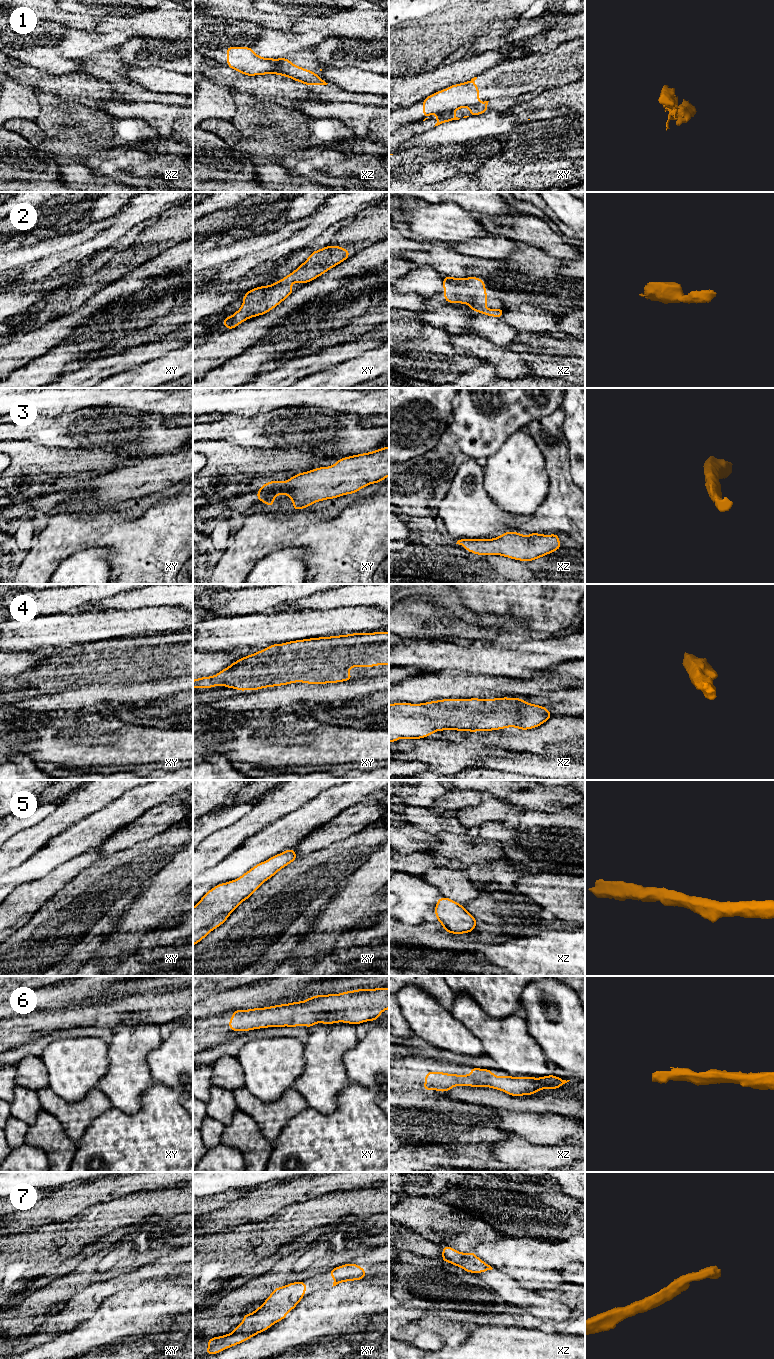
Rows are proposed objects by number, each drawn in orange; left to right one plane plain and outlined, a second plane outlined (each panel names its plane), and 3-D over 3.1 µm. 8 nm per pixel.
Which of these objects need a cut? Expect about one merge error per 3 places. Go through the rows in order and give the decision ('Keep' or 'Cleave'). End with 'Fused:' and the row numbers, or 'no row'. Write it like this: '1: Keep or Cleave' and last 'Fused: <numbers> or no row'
1: Cleave
2: Keep
3: Keep
4: Keep
5: Keep
6: Keep
7: Keep
Fused: 1

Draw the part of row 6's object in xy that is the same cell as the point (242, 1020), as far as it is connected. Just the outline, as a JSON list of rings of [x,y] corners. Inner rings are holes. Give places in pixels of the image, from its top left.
[[[389,988],[358,989],[340,994],[315,995],[305,1001],[289,1004],[274,1005],[249,1010],[234,1010],[229,1020],[230,1031],[250,1031],[269,1027],[297,1027],[305,1025],[307,1028],[316,1023],[334,1024],[338,1022],[358,1025],[366,1021],[375,1021],[380,1014],[389,1009]]]

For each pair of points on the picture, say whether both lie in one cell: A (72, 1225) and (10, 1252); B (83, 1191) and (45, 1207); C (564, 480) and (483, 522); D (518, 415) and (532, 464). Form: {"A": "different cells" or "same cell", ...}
{"A": "same cell", "B": "same cell", "C": "same cell", "D": "different cells"}

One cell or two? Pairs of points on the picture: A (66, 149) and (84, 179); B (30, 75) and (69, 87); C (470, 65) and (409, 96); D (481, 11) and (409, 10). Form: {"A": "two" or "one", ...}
{"A": "two", "B": "one", "C": "one", "D": "two"}

